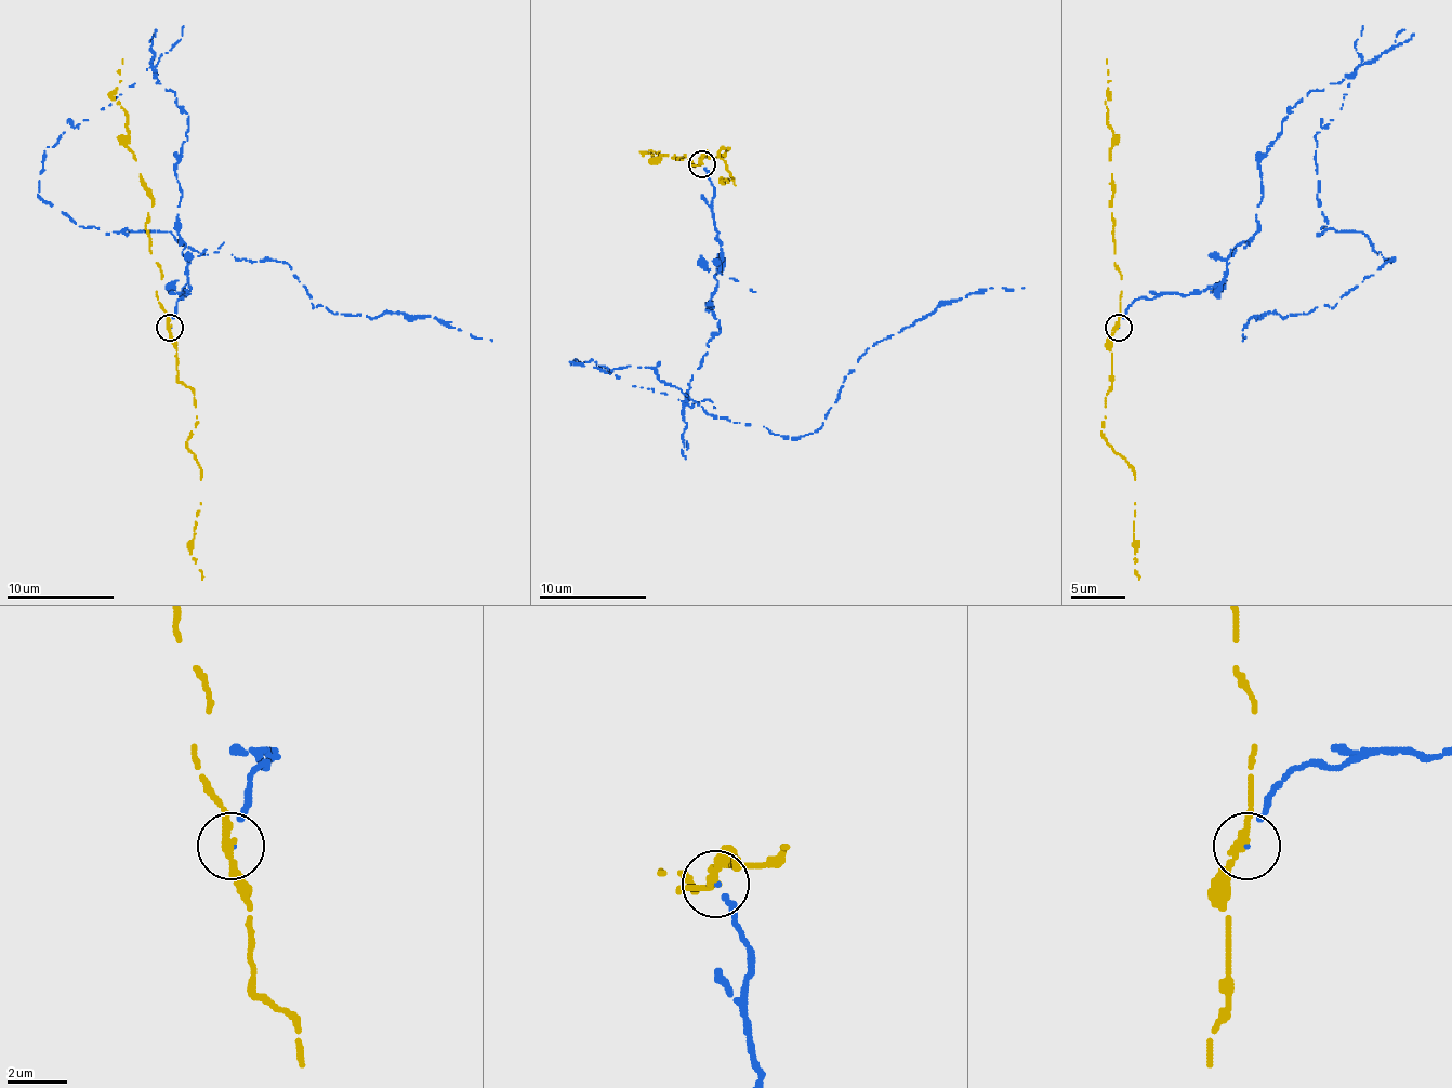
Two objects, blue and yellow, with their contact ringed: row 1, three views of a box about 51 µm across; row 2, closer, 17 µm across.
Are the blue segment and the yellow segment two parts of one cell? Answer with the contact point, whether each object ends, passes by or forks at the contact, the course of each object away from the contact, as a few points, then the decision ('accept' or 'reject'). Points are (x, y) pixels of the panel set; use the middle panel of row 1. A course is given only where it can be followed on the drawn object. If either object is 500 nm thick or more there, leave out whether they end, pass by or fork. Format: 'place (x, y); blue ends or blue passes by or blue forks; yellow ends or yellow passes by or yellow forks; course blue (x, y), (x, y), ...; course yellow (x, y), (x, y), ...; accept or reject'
place (701, 163); blue ends; yellow passes by; course blue (701, 163), (720, 330), (690, 389), (571, 362), (652, 368), (707, 413), (801, 438), (868, 348), (1025, 287); course yellow (701, 163), (707, 155), (725, 153), (727, 147), (722, 147), (720, 158), (733, 180), (722, 180), (733, 184); reject

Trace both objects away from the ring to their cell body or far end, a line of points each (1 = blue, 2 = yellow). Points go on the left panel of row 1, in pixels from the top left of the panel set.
1: (169, 327), (187, 117), (153, 79), (48, 146), (39, 195), (75, 224), (492, 340)
2: (169, 327), (177, 377), (193, 392), (196, 426), (187, 448), (201, 472), (201, 504), (190, 553), (201, 580)

